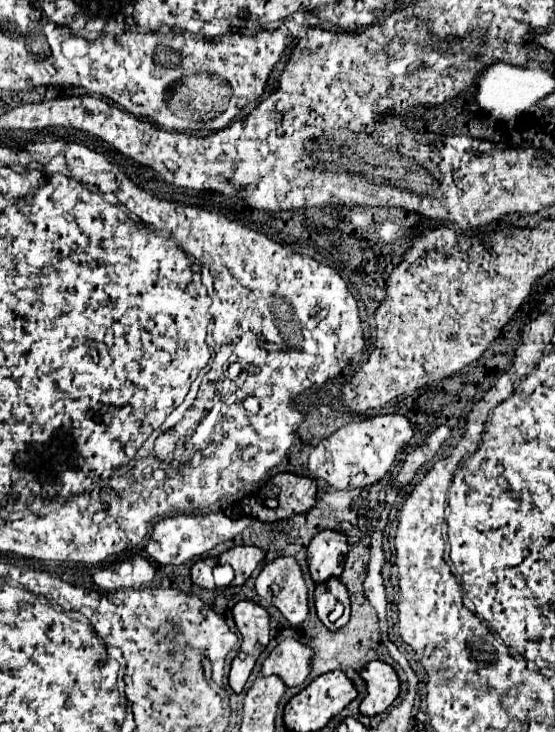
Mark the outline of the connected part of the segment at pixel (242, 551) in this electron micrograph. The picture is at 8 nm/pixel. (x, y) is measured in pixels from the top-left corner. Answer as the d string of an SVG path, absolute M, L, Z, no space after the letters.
M231 547L223 553L223 563L229 563L233 567L237 585L243 585L245 579L263 561L263 557L265 553L259 547Z

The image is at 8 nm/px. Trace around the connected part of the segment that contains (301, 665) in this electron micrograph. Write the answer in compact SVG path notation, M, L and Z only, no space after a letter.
M285 639L263 661L261 675L279 675L287 687L297 687L311 673L311 657L311 647L297 639Z

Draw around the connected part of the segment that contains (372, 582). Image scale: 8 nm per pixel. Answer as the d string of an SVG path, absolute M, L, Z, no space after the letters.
M375 527L373 535L371 535L371 557L367 563L367 577L363 581L363 591L365 597L369 599L369 603L373 605L373 609L377 611L379 617L379 626L381 633L387 633L387 621L385 619L385 611L387 607L387 595L385 595L385 587L383 587L383 577L381 577L381 567L383 567L383 549L381 549L381 529Z

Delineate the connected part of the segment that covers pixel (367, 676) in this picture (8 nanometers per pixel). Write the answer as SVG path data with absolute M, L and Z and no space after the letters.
M369 661L361 671L359 671L361 679L367 685L367 695L359 705L361 715L379 715L383 713L393 699L399 695L399 677L393 671L393 667L389 667L383 661Z

